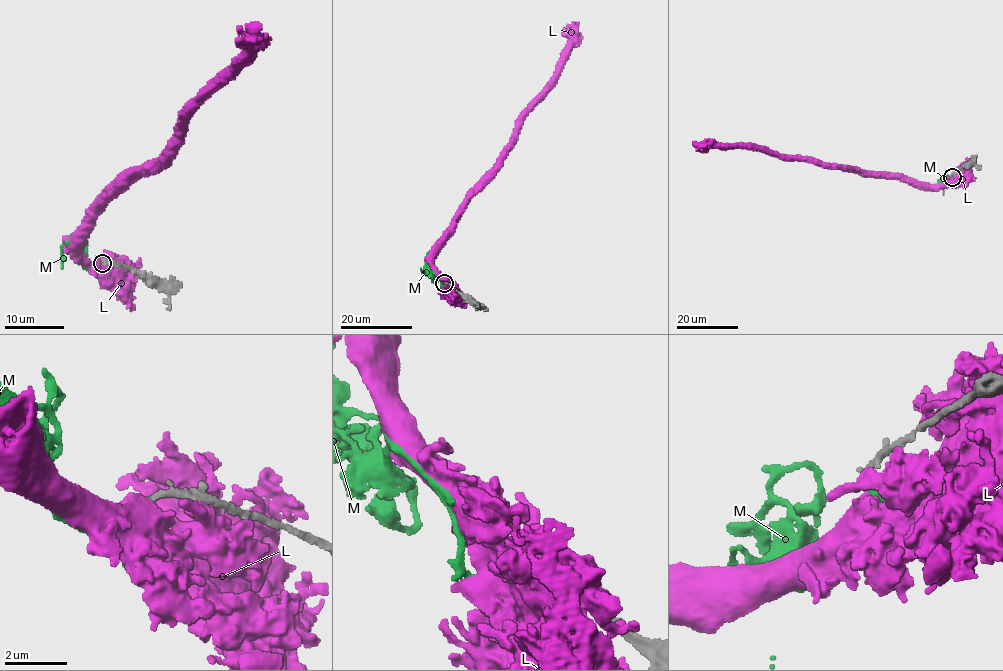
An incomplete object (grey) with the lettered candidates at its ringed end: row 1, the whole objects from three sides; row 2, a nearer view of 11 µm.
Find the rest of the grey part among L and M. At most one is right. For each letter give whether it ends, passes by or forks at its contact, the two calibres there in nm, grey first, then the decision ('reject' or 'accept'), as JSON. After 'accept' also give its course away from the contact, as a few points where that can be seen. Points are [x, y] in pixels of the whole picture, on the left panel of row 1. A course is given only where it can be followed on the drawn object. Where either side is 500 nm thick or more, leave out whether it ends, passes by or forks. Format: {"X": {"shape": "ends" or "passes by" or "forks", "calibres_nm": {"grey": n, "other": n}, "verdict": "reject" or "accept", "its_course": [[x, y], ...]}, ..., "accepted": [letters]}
{"L": {"calibres_nm": {"grey": 180, "other": 550}, "verdict": "reject"}, "M": {"shape": "ends", "calibres_nm": {"grey": 180, "other": 240}, "verdict": "accept", "its_course": [[102, 262], [100, 272], [69, 252], [65, 245], [72, 234]]}, "accepted": ["M"]}

